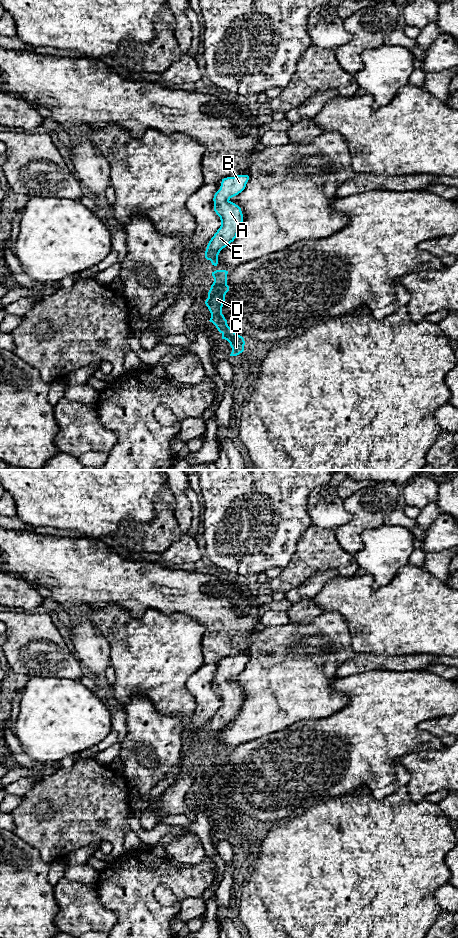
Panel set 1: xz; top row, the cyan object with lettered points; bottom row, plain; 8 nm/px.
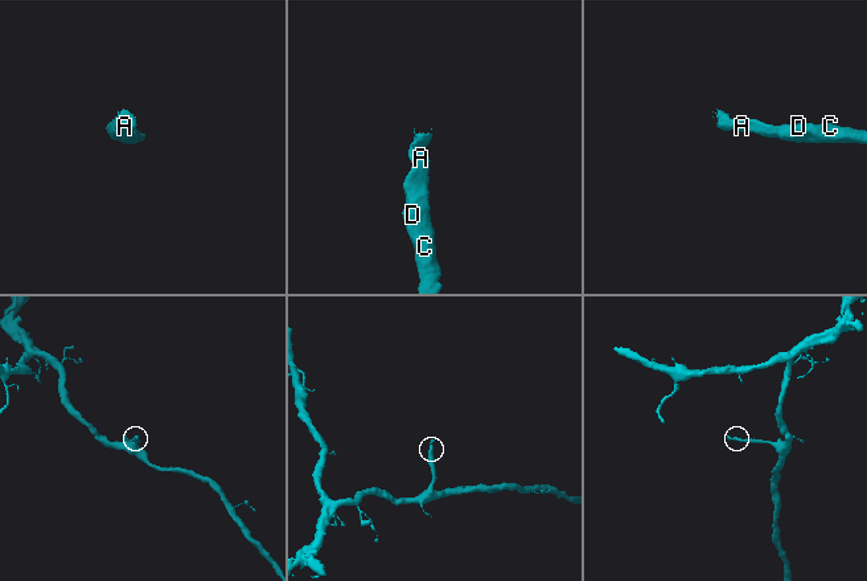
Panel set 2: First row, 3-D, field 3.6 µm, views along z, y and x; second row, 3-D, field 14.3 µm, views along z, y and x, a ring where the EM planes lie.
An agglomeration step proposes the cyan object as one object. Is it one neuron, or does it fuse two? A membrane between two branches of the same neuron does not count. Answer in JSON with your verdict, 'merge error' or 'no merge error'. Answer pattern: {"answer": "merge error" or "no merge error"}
{"answer": "no merge error"}

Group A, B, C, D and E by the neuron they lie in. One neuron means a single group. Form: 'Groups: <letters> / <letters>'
Groups: A B C D E

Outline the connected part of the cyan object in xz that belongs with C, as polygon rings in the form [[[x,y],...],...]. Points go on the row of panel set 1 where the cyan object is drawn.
[[[216,270],[212,272],[214,282],[208,292],[208,298],[206,299],[205,304],[211,313],[209,321],[212,322],[222,334],[222,339],[225,339],[230,343],[232,348],[230,356],[237,356],[244,351],[244,338],[236,334],[228,326],[227,320],[222,314],[225,295],[229,291],[229,286],[227,285],[227,274],[228,271],[226,270]]]

